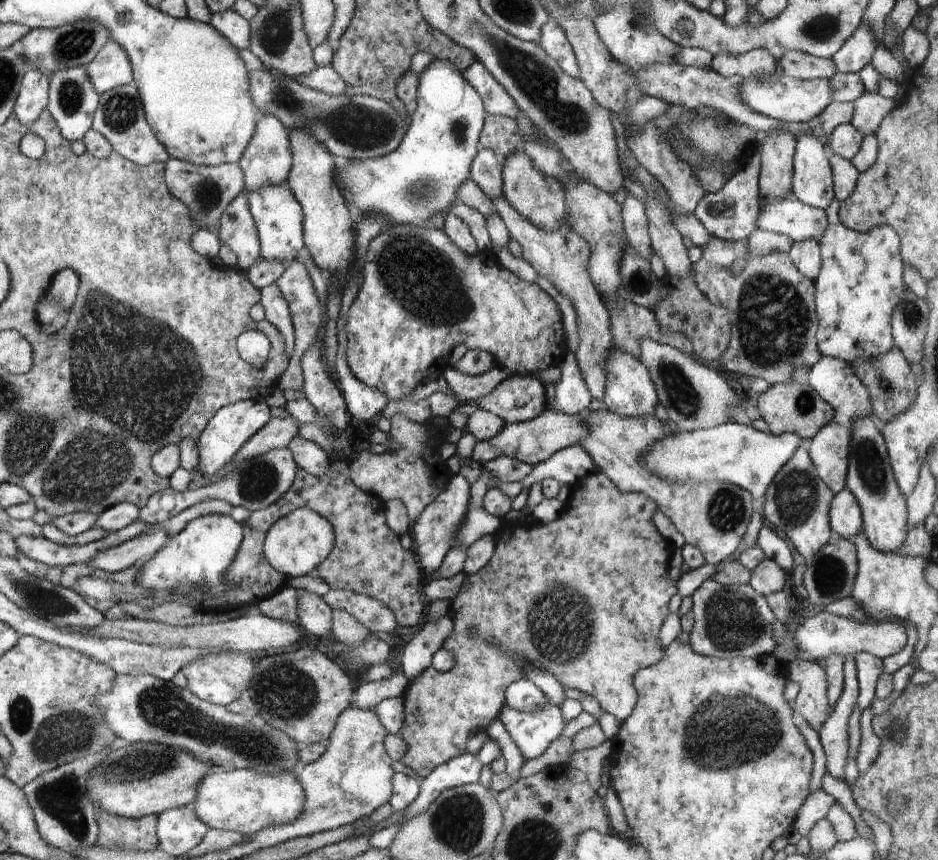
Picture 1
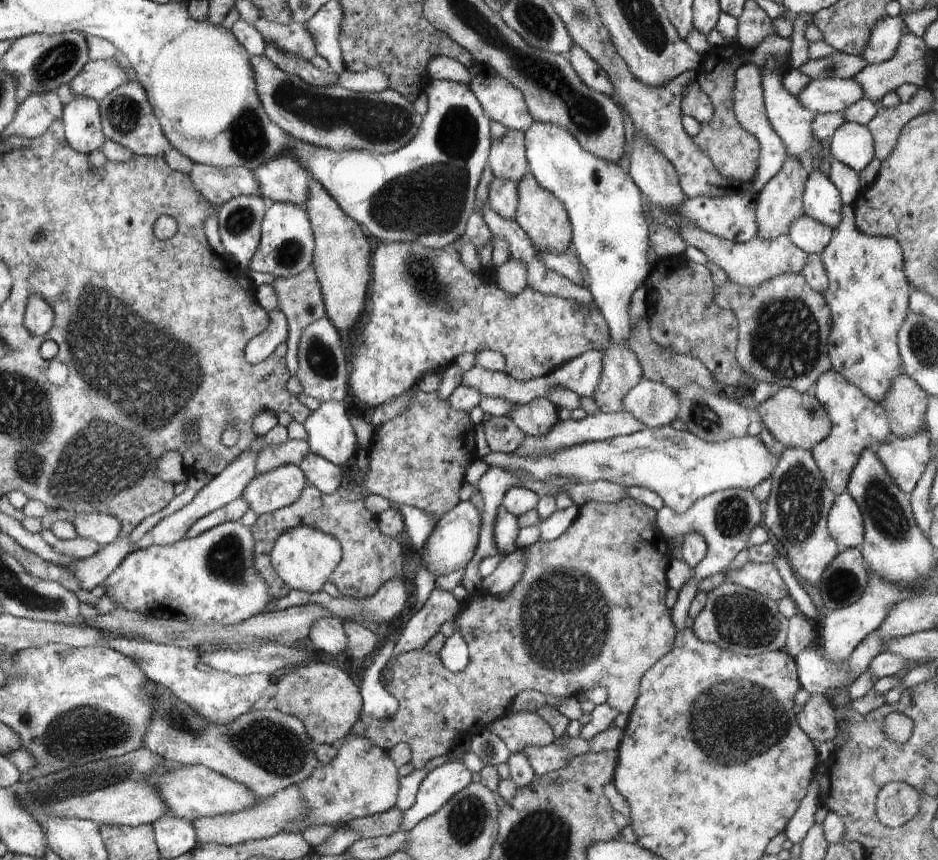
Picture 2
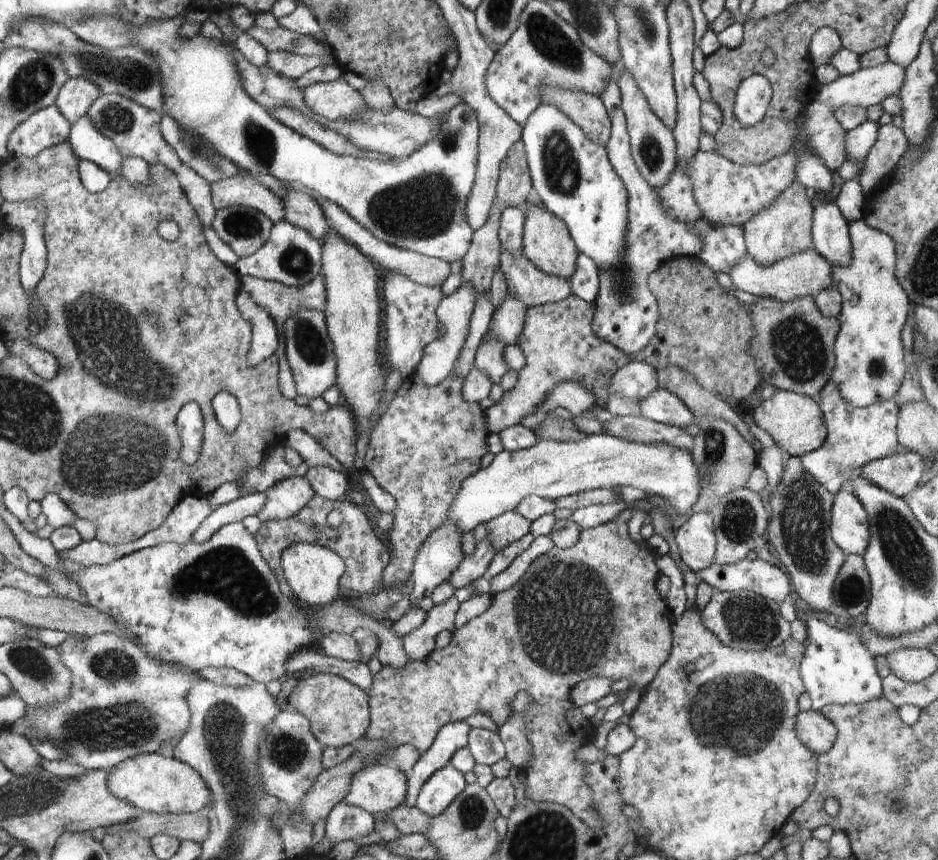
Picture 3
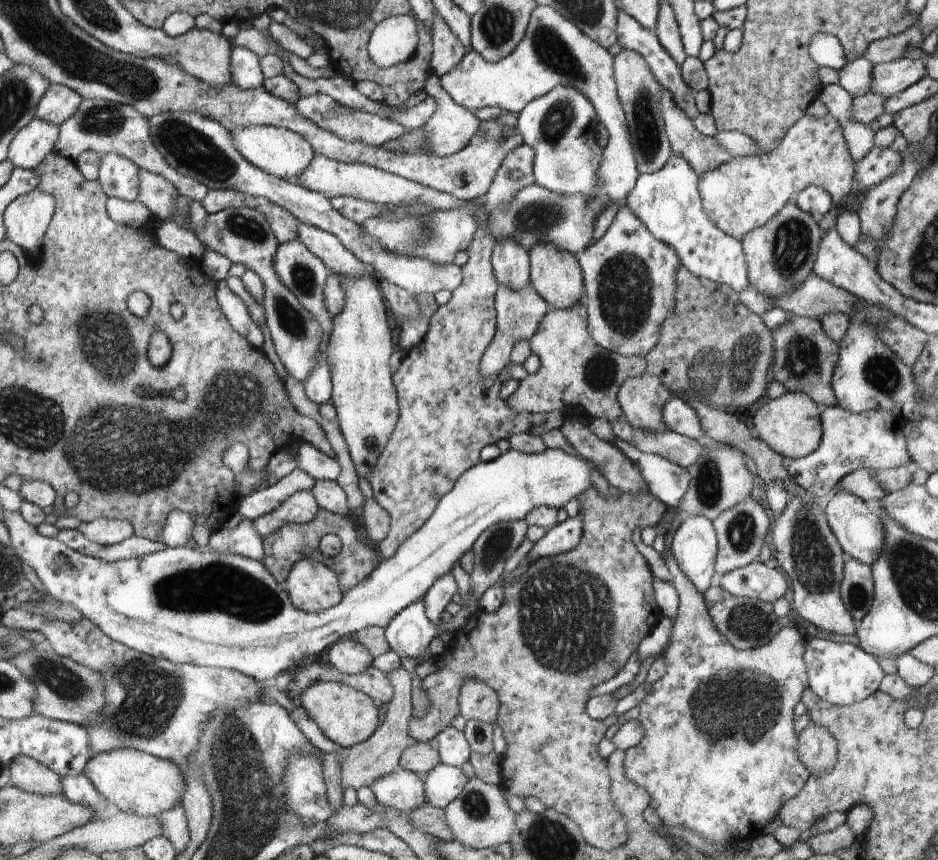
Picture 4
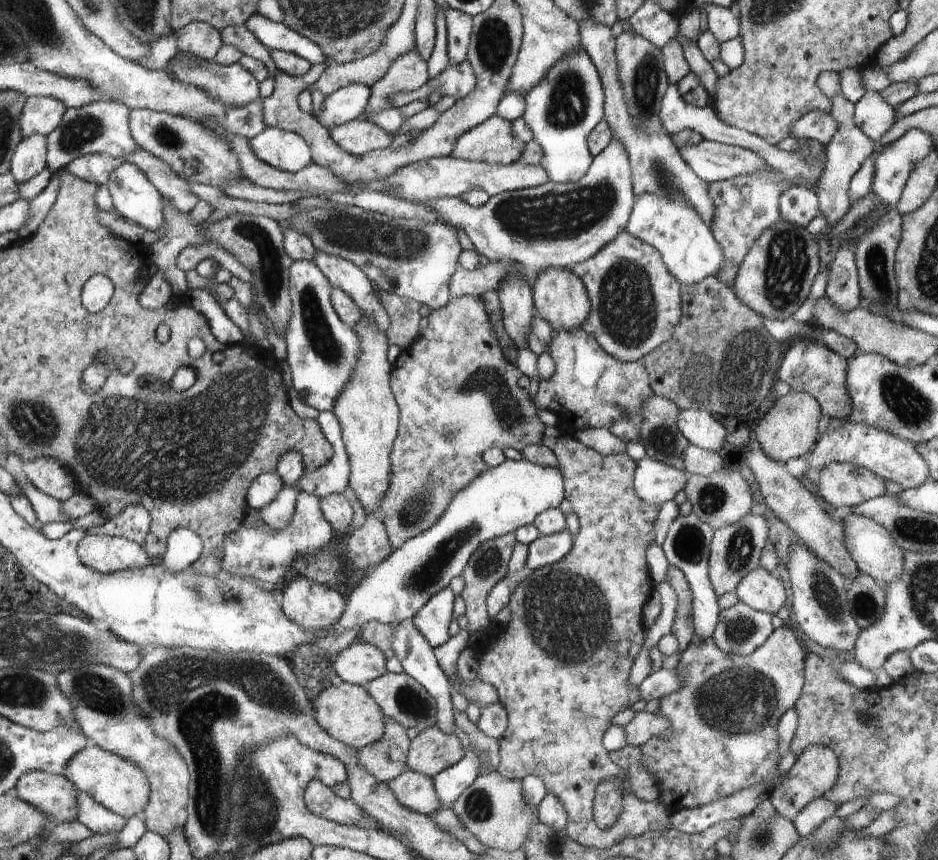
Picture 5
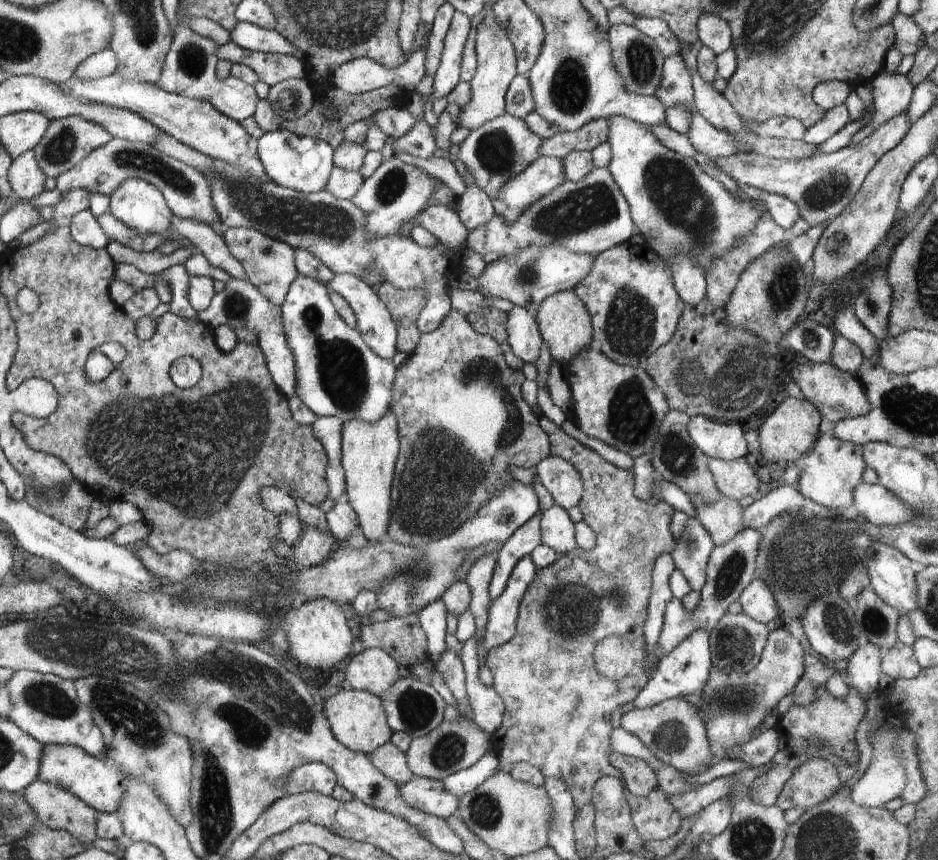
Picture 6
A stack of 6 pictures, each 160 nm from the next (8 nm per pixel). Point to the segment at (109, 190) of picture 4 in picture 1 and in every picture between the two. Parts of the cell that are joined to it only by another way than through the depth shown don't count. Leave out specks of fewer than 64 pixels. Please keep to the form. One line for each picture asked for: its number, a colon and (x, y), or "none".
1: (72, 102)
2: (80, 117)
3: (87, 142)

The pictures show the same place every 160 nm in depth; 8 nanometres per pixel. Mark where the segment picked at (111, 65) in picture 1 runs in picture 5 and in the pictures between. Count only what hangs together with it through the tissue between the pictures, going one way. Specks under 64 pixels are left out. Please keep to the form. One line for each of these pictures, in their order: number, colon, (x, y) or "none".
2: (97, 79)
3: (74, 100)
4: (59, 103)
5: (42, 115)

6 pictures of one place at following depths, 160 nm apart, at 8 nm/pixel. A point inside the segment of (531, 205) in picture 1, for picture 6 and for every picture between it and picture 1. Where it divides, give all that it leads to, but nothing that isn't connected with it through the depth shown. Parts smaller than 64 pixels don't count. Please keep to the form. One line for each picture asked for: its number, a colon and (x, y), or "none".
2: (541, 216)
3: (546, 241)
4: (556, 276)
5: (560, 297)
6: (564, 323)

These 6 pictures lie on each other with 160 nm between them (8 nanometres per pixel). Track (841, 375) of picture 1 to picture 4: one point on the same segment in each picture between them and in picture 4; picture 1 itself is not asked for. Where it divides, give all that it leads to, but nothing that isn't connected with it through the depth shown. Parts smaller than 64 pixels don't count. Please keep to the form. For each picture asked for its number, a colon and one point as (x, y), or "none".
2: (858, 422)
3: (856, 436)
4: (873, 440)

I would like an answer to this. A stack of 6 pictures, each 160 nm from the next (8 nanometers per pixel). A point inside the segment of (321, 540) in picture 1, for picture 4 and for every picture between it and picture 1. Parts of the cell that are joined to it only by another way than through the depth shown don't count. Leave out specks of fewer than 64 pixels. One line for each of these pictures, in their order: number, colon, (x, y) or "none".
2: (304, 558)
3: (312, 572)
4: (312, 587)

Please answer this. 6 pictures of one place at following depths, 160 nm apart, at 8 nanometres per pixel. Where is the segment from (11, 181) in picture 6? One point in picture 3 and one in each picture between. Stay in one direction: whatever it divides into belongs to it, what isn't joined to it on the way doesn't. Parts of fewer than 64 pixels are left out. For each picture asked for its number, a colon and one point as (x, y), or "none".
3: (47, 127)
4: (33, 143)
5: (29, 158)

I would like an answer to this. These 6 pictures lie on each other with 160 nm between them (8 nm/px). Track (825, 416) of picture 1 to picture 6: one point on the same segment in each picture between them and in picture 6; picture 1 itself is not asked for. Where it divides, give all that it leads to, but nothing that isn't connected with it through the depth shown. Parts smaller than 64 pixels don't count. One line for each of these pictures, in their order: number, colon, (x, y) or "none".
2: (796, 420)
3: (794, 421)
4: (791, 425)
5: (790, 430)
6: (787, 434)

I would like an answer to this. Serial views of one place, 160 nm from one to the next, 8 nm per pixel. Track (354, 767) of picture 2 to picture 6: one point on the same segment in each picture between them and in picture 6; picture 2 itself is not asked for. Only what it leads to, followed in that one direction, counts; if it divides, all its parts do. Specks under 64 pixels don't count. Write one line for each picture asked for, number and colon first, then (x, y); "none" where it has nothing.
3: (376, 789)
4: (402, 790)
5: (415, 791)
6: (430, 796)

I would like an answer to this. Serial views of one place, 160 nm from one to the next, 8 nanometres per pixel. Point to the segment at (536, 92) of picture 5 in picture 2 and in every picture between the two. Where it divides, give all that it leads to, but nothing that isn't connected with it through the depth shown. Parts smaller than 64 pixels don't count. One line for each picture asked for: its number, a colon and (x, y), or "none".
2: (609, 232)
3: (573, 178)
4: (560, 126)

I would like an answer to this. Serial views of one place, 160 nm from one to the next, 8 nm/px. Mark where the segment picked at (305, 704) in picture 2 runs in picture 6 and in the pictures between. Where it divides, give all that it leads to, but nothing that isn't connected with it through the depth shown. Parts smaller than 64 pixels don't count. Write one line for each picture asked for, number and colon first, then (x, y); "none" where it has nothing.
3: (337, 711)
4: (347, 716)
5: (347, 713)
6: (358, 720)

